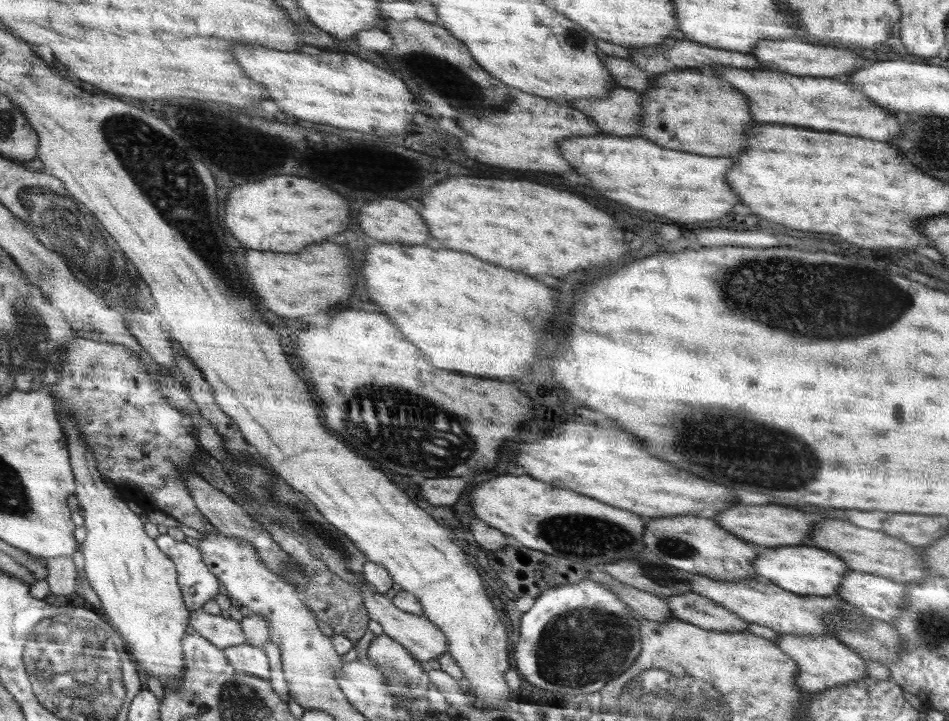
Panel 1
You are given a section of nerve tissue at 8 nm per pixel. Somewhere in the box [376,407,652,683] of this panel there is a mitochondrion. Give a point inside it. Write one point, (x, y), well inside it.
(587, 537)

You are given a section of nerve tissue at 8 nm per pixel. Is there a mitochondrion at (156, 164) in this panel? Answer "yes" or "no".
yes

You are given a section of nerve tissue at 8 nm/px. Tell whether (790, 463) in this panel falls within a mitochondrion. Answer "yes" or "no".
yes

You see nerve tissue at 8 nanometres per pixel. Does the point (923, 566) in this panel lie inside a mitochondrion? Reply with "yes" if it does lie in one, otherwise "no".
no

